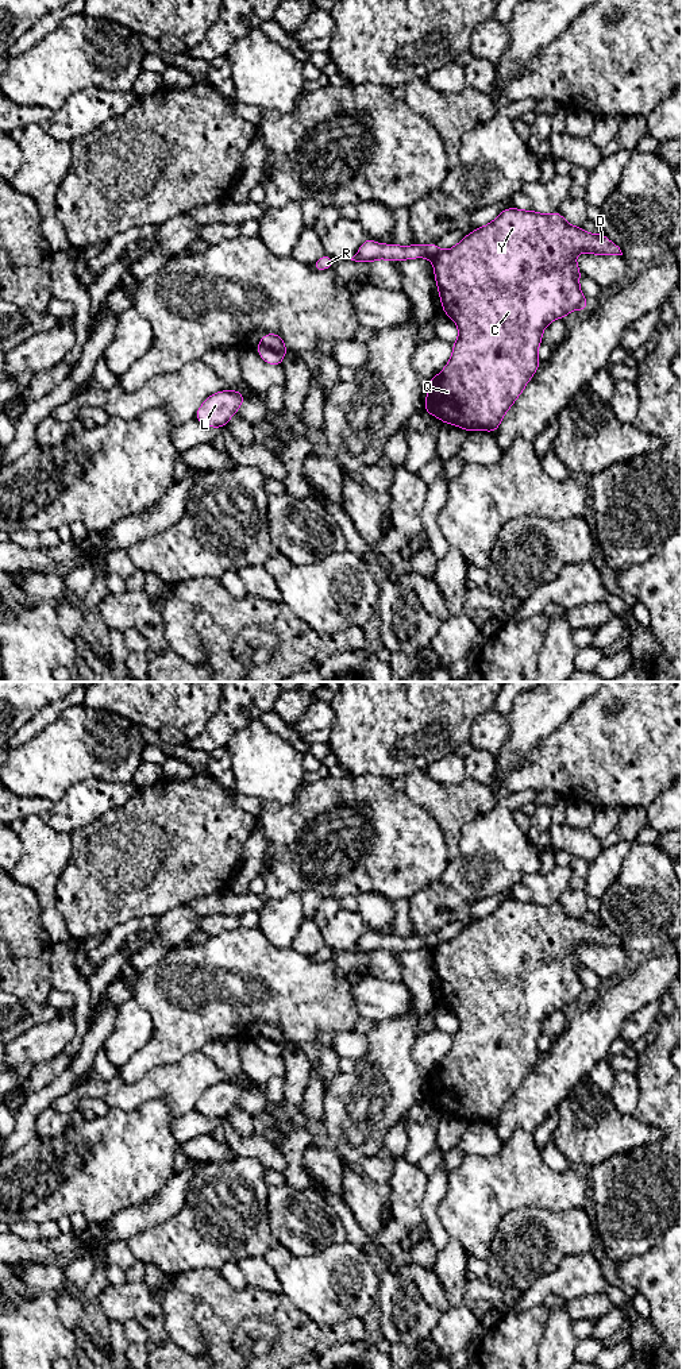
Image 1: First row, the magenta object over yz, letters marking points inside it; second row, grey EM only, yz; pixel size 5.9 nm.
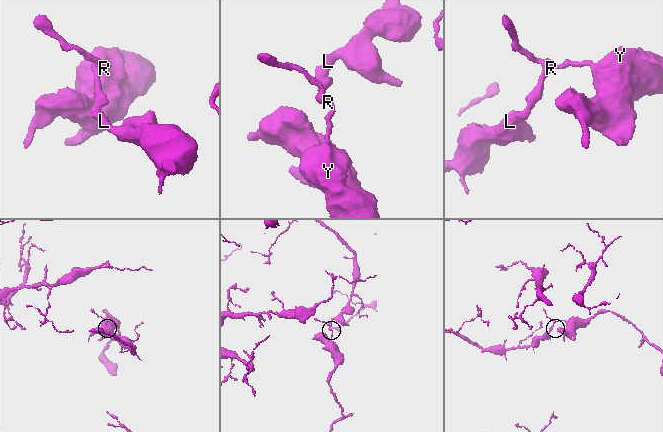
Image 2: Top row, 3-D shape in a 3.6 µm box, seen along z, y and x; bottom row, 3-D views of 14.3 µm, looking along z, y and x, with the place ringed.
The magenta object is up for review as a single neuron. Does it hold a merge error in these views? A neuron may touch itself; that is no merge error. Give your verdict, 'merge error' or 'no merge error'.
merge error

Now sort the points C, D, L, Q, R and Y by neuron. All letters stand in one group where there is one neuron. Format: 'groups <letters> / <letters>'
groups C D Q Y / L R

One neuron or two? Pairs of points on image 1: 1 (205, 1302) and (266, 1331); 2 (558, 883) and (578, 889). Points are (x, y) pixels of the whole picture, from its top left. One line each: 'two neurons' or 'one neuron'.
1: one neuron
2: two neurons

